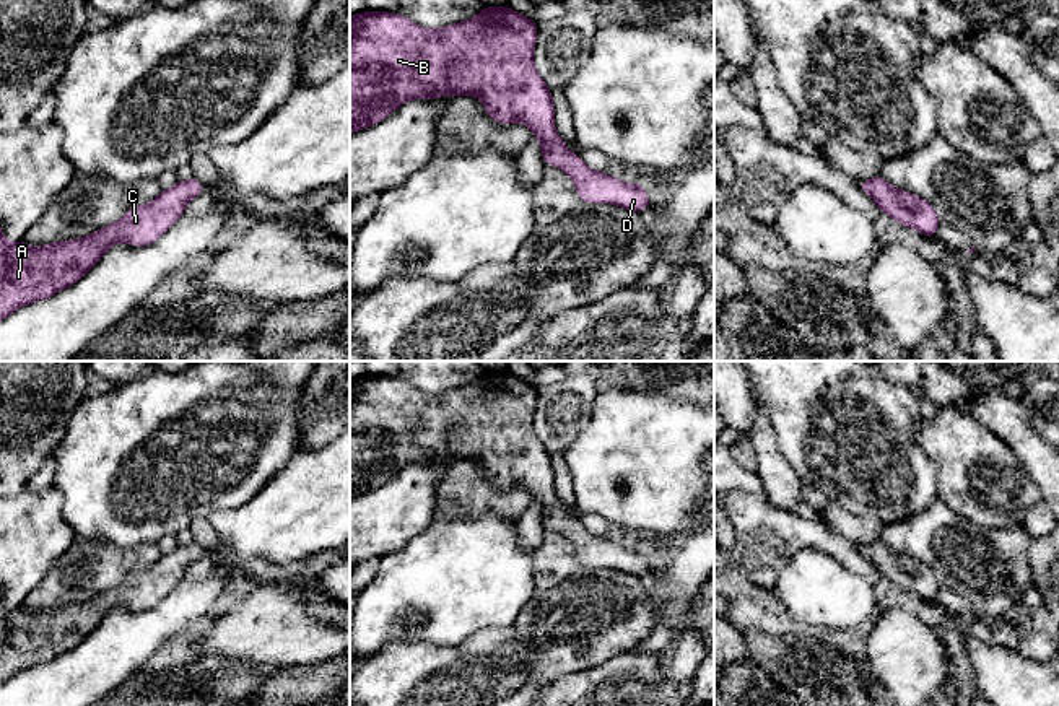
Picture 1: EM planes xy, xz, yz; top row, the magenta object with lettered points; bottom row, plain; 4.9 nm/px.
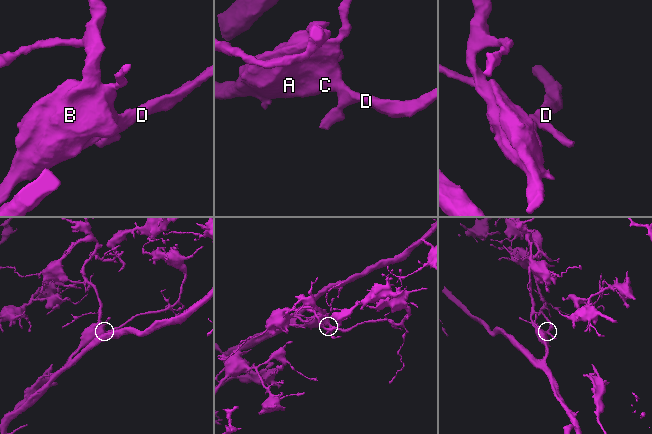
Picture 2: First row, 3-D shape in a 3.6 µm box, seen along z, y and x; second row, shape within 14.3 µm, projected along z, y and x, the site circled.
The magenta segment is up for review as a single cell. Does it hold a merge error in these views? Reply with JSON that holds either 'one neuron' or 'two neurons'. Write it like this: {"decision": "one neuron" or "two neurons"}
{"decision": "one neuron"}

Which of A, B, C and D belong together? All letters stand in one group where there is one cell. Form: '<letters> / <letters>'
A B C D

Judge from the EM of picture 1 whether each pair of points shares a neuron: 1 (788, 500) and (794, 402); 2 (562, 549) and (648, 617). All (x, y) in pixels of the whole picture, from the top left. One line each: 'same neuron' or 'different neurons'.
1: different neurons
2: same neuron

